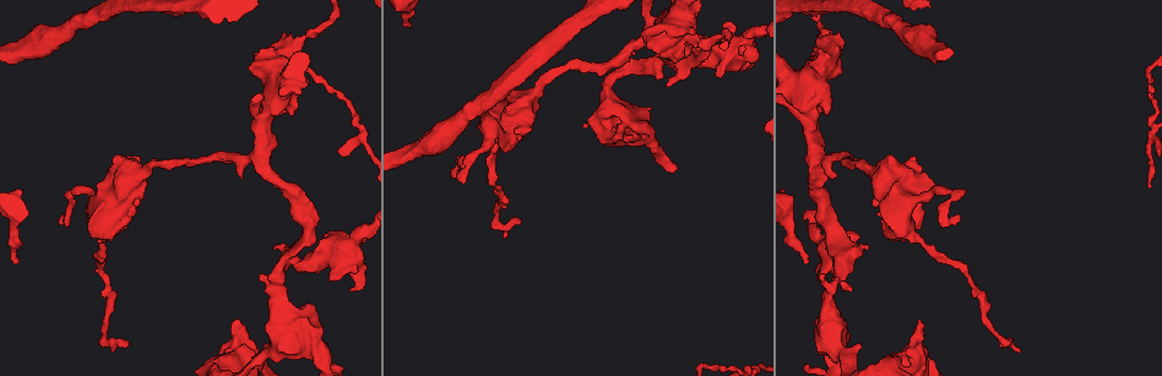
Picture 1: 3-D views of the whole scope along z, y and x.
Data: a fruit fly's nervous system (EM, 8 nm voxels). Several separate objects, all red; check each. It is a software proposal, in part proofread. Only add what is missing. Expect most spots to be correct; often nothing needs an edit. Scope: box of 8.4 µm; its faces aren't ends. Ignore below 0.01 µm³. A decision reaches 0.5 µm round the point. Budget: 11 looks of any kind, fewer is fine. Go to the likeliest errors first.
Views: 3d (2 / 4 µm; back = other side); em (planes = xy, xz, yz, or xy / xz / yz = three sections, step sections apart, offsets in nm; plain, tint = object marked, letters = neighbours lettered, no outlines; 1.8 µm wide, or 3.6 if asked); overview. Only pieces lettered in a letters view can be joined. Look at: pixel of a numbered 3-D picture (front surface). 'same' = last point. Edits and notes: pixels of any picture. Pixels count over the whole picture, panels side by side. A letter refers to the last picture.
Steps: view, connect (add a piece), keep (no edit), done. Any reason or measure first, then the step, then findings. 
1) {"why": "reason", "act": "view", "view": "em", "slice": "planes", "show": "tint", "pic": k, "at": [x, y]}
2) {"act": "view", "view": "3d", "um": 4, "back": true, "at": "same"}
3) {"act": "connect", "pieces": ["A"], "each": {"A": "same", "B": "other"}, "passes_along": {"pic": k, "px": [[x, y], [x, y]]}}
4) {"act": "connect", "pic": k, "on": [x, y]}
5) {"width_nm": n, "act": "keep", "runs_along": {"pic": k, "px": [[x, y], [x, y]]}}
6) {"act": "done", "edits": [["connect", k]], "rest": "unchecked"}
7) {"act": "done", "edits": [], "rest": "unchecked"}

{"why": "branch stops here", "act": "view", "view": "em", "slice": "xz", "step": 8, "show": "letters", "pic": 1, "at": [807, 264]}

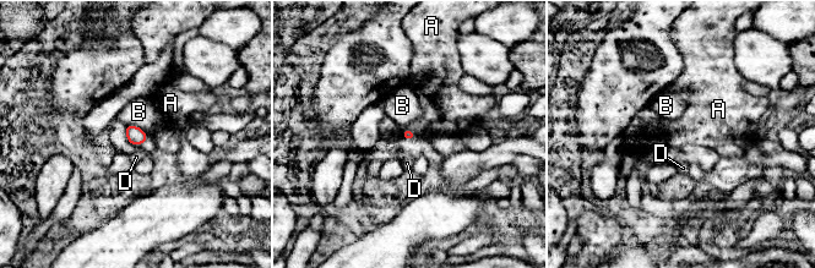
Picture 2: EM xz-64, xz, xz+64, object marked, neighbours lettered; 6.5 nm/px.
{"why": "cut it another way", "act": "view", "view": "em", "slice": "planes", "show": "letters", "at": "same"}

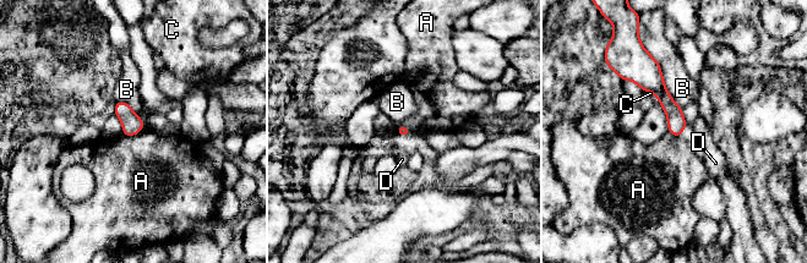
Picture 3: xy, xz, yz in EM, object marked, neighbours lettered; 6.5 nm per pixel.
{"longest_contact_nm": ["B", 420], "act": "keep", "each": {"A": "other", "B": "other", "C": "other", "D": "other"}, "border": {"pic": 3, "px": [[396, 127], [405, 126], [412, 133]]}, "found": "none of them fits"}

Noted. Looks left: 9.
{"why": "four or more arms meet", "act": "view", "view": "em", "um": 3.6, "slice": "planes", "show": "letters", "pic": 1, "at": [287, 58]}

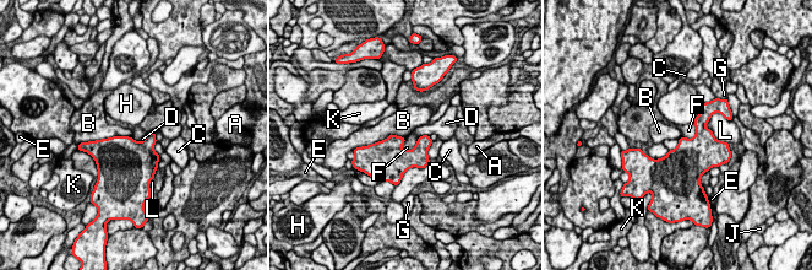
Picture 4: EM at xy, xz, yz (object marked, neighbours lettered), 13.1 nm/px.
{"longest_contact_nm": ["B", 550], "act": "keep", "each": {"A": "other", "B": "other", "C": "other", "D": "other", "E": "other", "F": "other", "G": "other", "H": "other", "J": "other", "K": "other", "L": "other"}, "border": {"pic": 4, "px": [[131, 136], [109, 136], [90, 141]]}, "found": "none of them fits"}

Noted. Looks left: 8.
{"why": "narrows sharply", "act": "view", "view": "em", "slice": "planes", "show": "plain", "pic": 1, "at": [844, 253]}

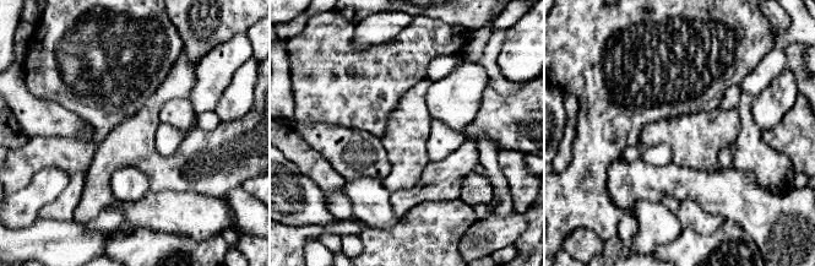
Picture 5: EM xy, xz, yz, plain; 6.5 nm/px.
{"act": "view", "view": "em", "slice": "planes", "show": "letters", "at": "same"}

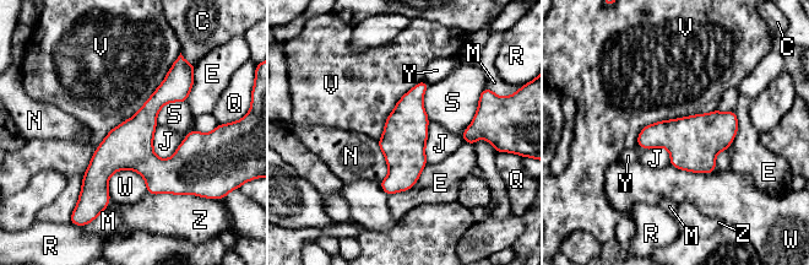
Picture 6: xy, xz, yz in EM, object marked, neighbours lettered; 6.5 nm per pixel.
{"act": "keep", "each": {"C": "other", "E": "other", "J": "other", "M": "other", "N": "other", "Q": "other", "R": "other", "S": "other", "V": "other", "W": "other", "Y": "other", "Z": "other"}, "border": {"pic": 6, "px": [[174, 60], [82, 174]]}, "found": "none of them fits"}

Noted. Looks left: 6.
{"act": "view", "view": "3d", "um": 2, "back": true, "pic": 1, "at": [235, 356]}

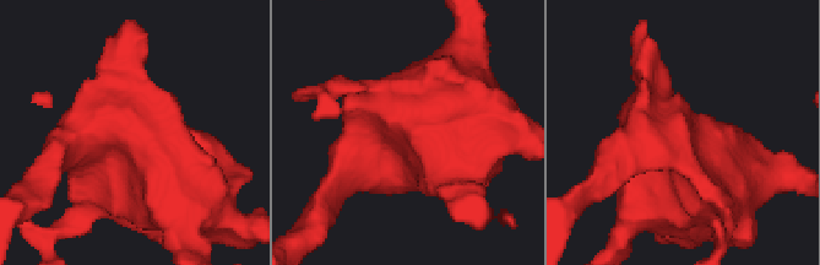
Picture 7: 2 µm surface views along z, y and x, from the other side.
{"why": "shape alone is not enough", "act": "view", "view": "em", "slice": "planes", "show": "letters", "pic": 7, "at": [649, 122]}

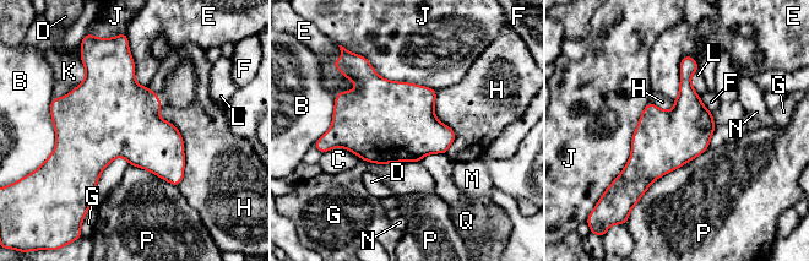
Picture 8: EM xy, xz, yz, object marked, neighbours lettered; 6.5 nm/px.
{"width_nm": 400, "longest_contact_nm": ["P", 600], "act": "keep", "each": {"B": "other", "C": "other", "D": "other", "E": "other", "F": "other", "G": "other", "H": "other", "J": "other", "K": "other", "L": "other", "M": "other", "N": "other", "P": "other", "Q": "other"}, "found": "no lettered piece goes on from it"}

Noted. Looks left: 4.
{"act": "done", "edits": [], "rest": "unchecked"}

